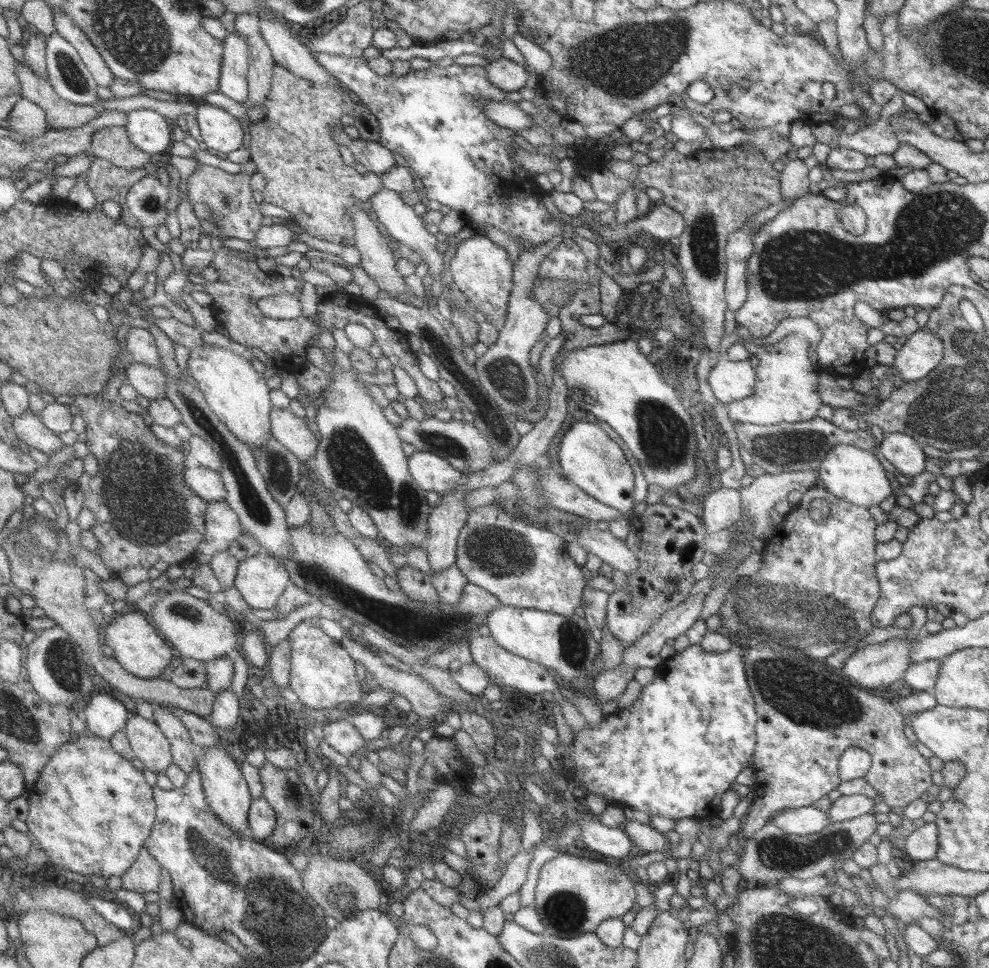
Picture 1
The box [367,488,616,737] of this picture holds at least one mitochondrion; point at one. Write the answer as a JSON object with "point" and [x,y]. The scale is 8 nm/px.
{"point":[501,554]}

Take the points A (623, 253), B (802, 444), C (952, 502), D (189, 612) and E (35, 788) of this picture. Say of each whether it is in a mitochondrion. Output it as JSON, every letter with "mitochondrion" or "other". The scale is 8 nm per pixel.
{"A":"other","B":"mitochondrion","C":"other","D":"mitochondrion","E":"other"}

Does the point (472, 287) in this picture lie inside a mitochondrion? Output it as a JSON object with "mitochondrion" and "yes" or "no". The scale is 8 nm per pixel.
{"mitochondrion":"no"}

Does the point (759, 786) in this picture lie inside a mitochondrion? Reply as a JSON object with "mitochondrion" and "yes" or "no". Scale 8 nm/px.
{"mitochondrion":"no"}

